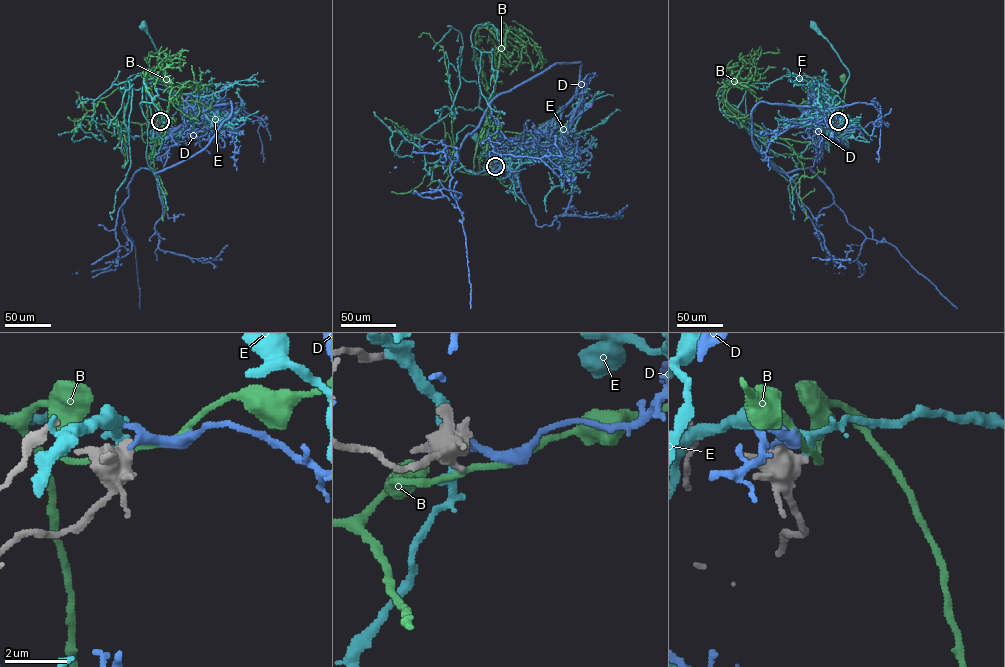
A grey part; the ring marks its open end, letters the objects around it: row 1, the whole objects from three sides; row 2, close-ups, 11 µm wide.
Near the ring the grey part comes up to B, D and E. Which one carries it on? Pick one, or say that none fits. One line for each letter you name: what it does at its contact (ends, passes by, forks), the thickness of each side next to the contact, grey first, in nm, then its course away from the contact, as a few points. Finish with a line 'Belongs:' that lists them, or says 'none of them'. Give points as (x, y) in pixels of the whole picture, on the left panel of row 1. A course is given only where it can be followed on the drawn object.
Belongs: none of them

